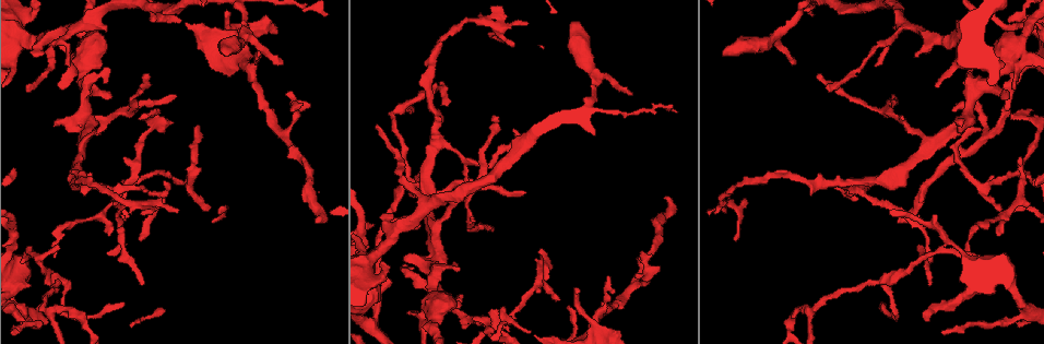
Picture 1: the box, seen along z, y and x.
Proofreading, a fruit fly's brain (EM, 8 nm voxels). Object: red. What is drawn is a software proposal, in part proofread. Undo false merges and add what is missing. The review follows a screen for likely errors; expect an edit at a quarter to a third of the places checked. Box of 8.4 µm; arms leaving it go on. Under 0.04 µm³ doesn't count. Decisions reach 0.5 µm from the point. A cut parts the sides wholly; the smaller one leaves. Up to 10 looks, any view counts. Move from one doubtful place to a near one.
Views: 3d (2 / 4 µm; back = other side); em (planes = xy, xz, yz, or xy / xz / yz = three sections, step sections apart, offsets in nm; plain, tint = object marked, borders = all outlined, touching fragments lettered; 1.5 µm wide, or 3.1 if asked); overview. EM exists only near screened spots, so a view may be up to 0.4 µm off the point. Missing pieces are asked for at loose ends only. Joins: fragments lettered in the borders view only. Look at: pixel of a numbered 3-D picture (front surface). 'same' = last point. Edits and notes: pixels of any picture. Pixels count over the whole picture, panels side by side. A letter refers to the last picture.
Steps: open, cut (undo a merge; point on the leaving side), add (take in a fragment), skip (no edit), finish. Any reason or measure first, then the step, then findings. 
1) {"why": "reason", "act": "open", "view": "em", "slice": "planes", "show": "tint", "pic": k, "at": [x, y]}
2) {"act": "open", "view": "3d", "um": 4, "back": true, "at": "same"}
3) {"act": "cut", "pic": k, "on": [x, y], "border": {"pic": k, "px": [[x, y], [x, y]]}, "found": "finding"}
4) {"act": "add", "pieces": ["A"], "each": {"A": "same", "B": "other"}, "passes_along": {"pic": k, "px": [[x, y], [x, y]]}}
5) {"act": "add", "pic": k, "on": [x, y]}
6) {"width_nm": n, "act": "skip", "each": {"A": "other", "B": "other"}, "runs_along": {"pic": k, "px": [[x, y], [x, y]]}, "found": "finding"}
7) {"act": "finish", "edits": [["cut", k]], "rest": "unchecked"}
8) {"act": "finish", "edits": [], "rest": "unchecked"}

{"why": "thin end", "act": "open", "view": "em", "slice": "planes", "show": "tint", "pic": 1, "at": [743, 198]}

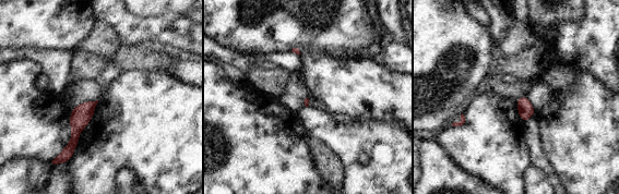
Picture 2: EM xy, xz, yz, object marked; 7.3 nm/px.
{"act": "open", "view": "em", "slice": "planes", "show": "borders", "at": "same"}

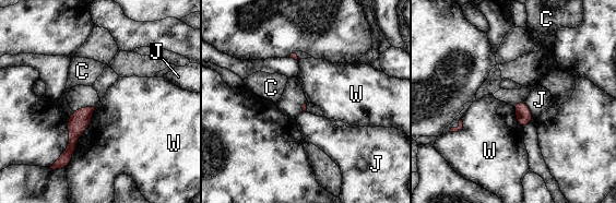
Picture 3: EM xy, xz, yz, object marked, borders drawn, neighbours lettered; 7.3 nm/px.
{"longest_contact_nm": ["W", 220], "act": "skip", "each": {"C": "other", "J": "other", "W": "other"}, "found": "no lettered fragment goes on from it"}

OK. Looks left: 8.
{"why": "thin end", "act": "open", "view": "em", "slice": "yz", "step": 4, "show": "tint", "pic": 1, "at": [921, 246]}

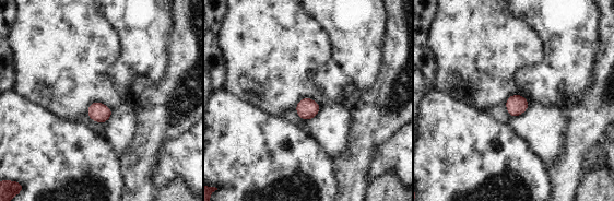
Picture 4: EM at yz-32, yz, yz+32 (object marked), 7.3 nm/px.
{"why": "cut it another way", "act": "open", "view": "em", "slice": "planes", "show": "borders", "at": "same"}

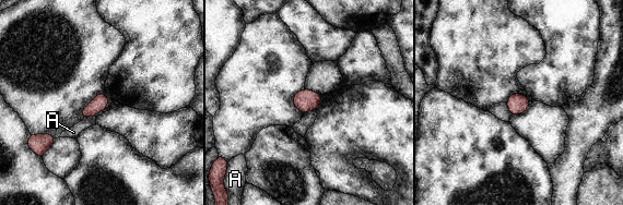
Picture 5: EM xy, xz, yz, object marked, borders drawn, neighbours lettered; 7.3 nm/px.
{"act": "skip", "each": {"A": "other"}, "border": {"pic": 5, "px": [[94, 115], [83, 119]]}, "found": "no lettered fragment goes on from it"}

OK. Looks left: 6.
{"act": "open", "view": "em", "slice": "planes", "show": "tint", "pic": 1, "at": [883, 304]}

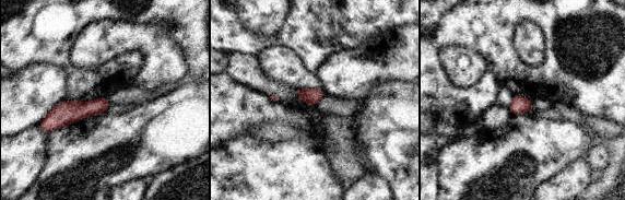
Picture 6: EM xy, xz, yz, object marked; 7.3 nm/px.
{"act": "open", "view": "em", "slice": "planes", "show": "borders", "at": "same"}

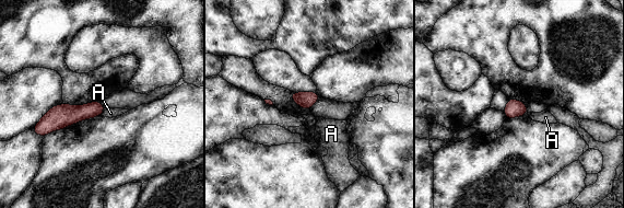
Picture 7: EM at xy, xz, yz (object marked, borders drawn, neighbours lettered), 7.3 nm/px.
{"width_nm": 130, "act": "skip", "each": {"A": "other"}, "found": "none of them fits"}

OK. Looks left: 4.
{"why": "branch stops here", "act": "open", "view": "em", "slice": "xy", "step": 4, "show": "borders", "pic": 1, "at": [952, 111]}

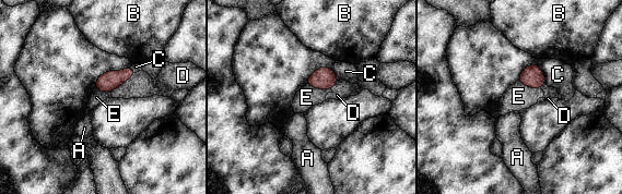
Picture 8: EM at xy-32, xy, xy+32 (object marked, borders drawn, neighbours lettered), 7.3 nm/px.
{"act": "skip", "each": {"A": "other", "B": "other", "C": "other", "D": "other", "E": "other"}, "border": {"pic": 8, "px": [[136, 73], [110, 92]]}, "found": "no lettered fragment goes on from it"}

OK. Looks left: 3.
{"act": "finish", "edits": [], "rest": "unchecked"}

